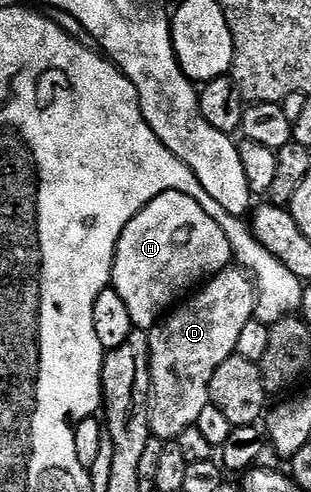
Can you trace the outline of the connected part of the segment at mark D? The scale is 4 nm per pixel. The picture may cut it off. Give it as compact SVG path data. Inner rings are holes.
M241 268L223 269L190 296L187 296L173 311L167 312L148 333L150 339L150 432L162 443L173 442L185 429L197 426L200 411L204 411L204 407L210 404L210 384L216 367L220 367L220 363L235 356L244 326L255 320L254 282L250 274Z

